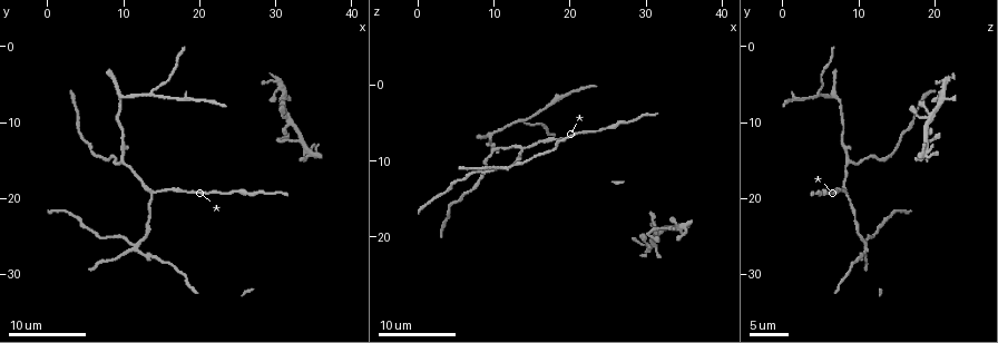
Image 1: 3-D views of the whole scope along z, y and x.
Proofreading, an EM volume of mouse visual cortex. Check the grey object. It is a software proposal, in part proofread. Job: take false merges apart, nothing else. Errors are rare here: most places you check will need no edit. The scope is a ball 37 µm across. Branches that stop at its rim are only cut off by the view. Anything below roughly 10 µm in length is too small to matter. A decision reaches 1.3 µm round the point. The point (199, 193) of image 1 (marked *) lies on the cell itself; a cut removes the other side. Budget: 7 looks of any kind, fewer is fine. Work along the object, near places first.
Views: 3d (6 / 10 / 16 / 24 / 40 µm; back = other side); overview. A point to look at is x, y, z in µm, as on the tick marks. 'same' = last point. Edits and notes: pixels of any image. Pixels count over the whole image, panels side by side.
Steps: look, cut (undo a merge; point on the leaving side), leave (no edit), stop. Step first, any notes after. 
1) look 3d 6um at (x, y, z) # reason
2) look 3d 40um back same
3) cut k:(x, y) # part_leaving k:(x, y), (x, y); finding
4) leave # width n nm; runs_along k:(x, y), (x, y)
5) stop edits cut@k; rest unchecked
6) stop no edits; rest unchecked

look 3d 10um at (9.5, 15.5, 8.5) # branch point

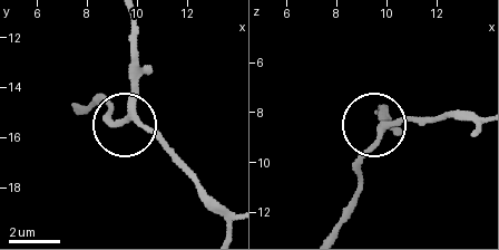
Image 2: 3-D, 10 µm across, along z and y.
look 3d 10um back at (9.9, 15.0, 8.7) # from behind

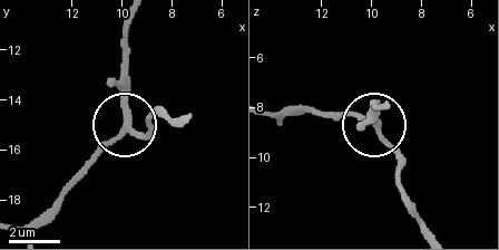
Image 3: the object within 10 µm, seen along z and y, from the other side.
leave # runs_along 3:(23, 227), (124, 126), (138, 131), (150, 124); all the same cell

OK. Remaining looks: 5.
look 3d 10um at (13.5, 19.5, 8.5) # branch point

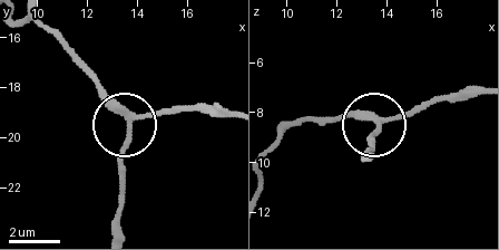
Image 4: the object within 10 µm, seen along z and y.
look 3d 6um at (13.7, 19.6, 8.6) # closer look

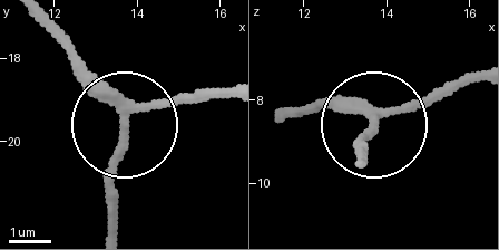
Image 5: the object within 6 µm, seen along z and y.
leave # width 180 nm; runs_along 5:(480, 70), (378, 119), (363, 134), (363, 159); all the same cell

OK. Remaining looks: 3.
look 3d 16um at (11.0, 26.0, 11.0) # four-way junction

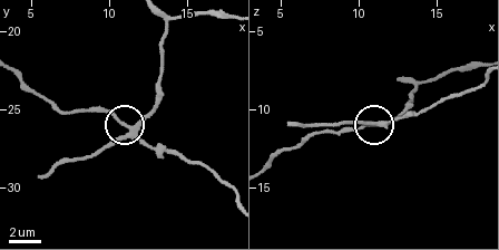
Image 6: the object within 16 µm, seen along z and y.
cut 6:(116, 117) # side_arm 15 um; arms 4; a second cell is stuck on

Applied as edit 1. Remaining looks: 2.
stop edits cut@6; rest unchecked

